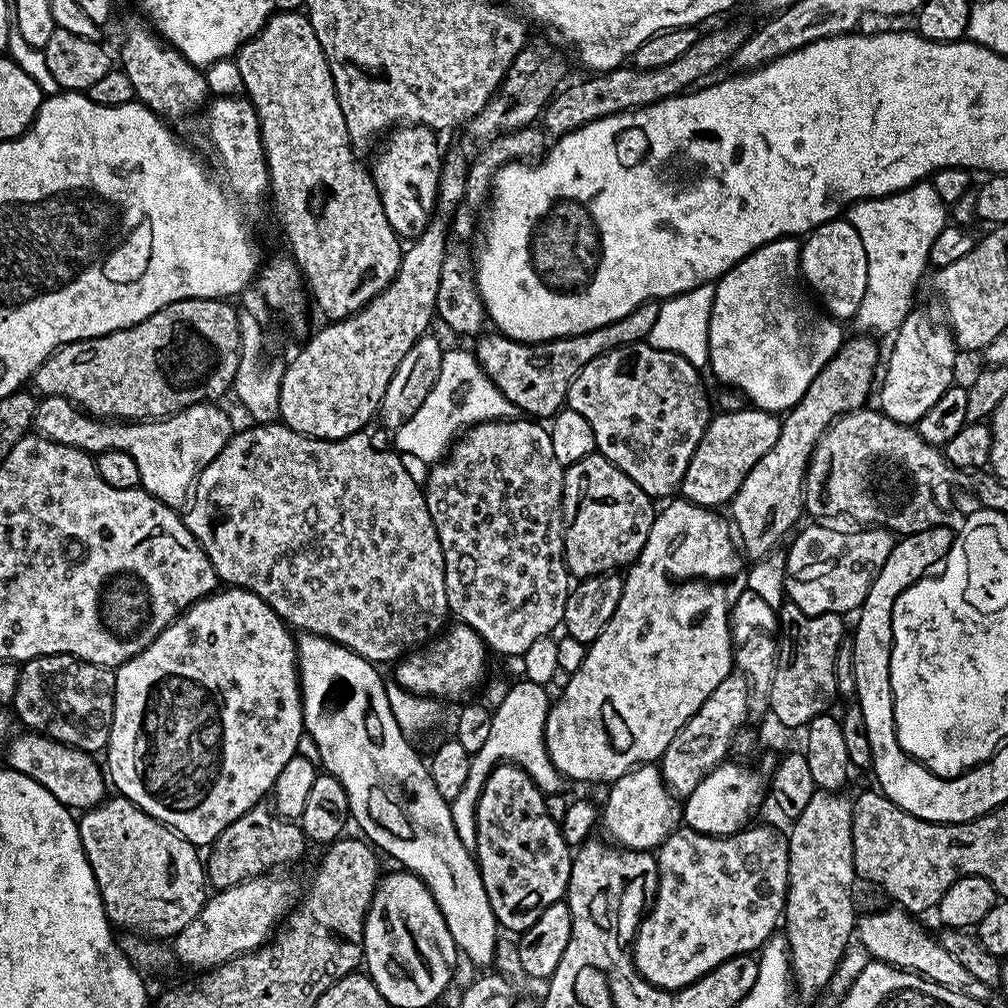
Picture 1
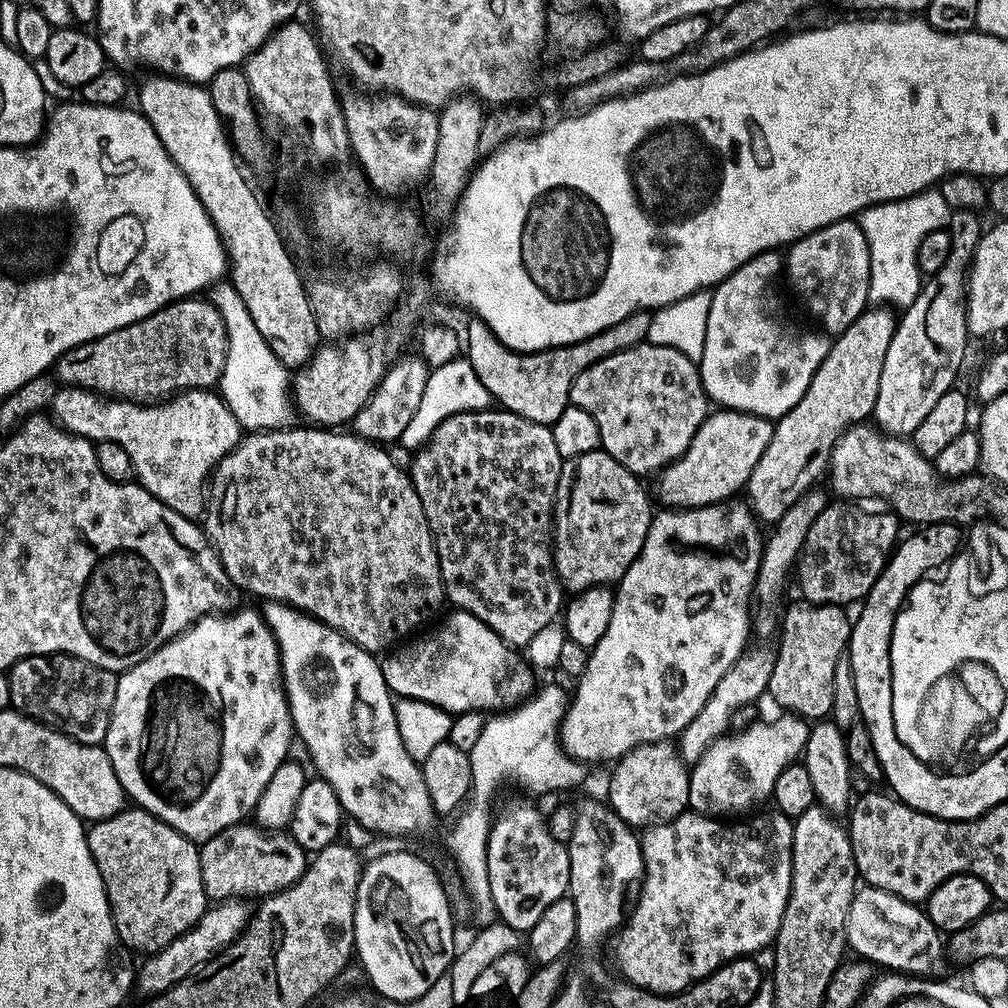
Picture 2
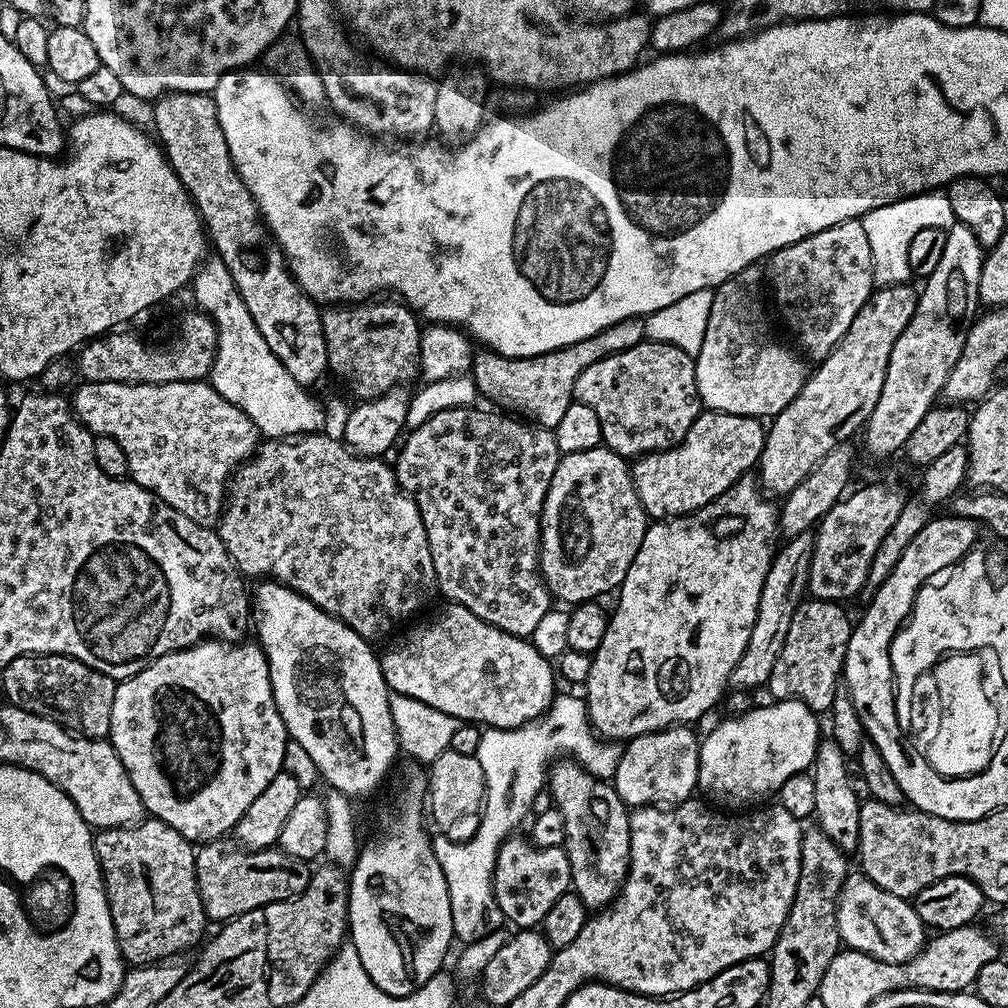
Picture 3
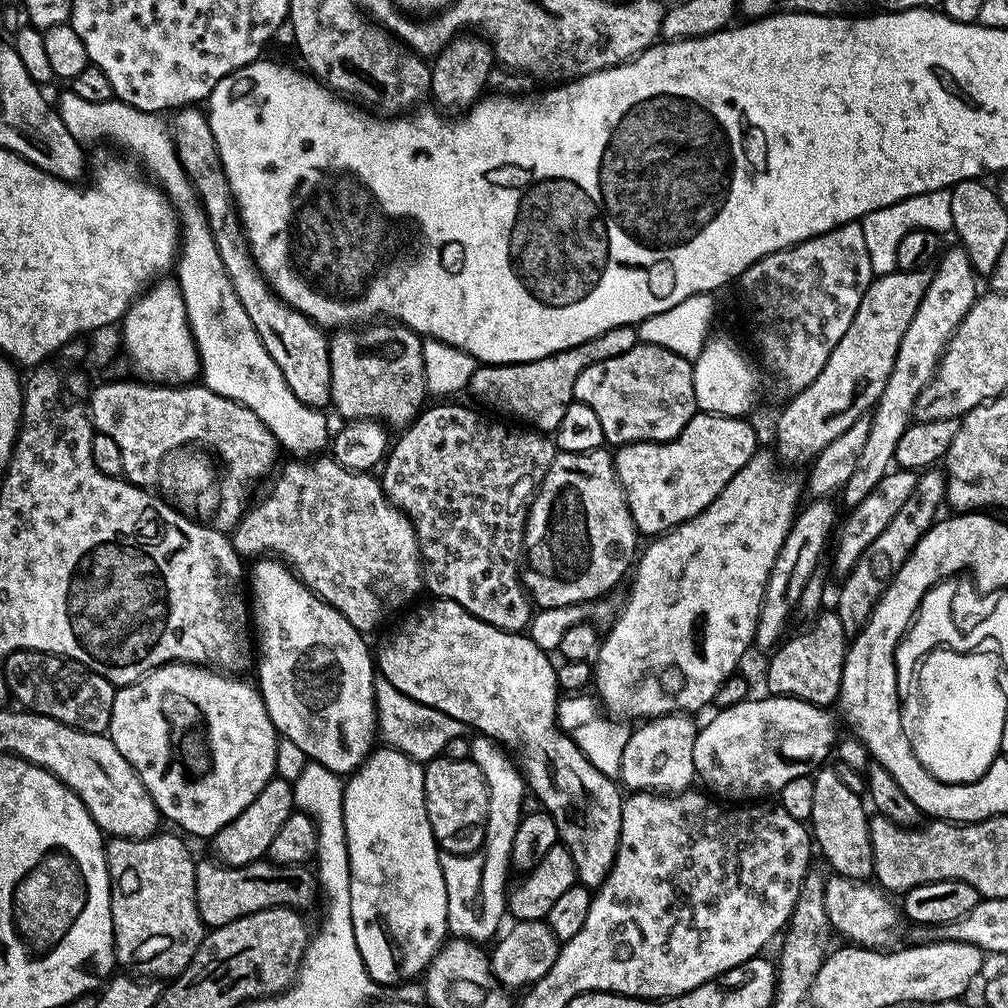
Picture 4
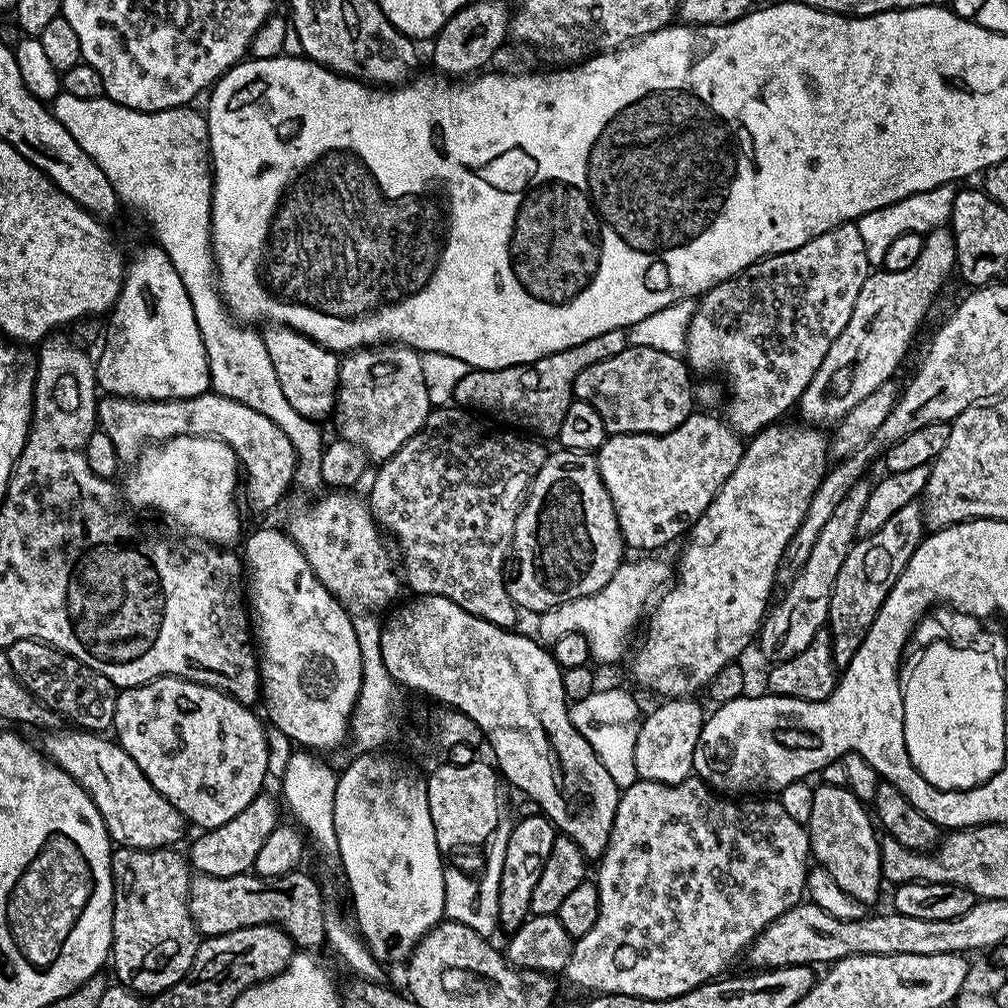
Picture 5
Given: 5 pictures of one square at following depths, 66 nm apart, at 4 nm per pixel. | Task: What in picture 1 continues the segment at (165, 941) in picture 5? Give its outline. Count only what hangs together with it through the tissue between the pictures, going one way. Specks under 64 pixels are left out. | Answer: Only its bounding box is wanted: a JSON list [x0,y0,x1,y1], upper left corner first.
[79,794,206,938]

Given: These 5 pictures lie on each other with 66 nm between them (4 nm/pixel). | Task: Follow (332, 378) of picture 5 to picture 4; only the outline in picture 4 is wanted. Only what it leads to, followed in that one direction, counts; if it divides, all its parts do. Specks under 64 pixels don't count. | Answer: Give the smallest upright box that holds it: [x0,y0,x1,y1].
[170,106,332,409]

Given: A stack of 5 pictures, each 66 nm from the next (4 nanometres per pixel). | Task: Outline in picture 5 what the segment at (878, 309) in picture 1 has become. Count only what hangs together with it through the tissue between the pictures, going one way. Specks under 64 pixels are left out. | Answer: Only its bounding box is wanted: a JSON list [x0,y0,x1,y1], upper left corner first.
[855,183,958,265]

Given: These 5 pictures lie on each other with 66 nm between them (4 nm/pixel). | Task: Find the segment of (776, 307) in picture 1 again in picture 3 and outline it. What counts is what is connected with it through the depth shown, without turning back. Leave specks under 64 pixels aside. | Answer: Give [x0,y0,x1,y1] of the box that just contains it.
[694,268,806,418]

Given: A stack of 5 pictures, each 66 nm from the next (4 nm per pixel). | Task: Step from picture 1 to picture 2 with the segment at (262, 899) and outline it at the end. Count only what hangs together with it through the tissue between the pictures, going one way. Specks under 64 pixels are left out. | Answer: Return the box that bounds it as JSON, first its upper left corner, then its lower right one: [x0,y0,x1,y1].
[134,898,250,998]

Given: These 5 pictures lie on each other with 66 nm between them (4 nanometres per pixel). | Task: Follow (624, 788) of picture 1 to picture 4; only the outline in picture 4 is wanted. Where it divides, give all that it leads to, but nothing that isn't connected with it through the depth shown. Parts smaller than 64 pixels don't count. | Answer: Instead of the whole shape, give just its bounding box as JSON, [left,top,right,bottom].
[619,712,698,794]

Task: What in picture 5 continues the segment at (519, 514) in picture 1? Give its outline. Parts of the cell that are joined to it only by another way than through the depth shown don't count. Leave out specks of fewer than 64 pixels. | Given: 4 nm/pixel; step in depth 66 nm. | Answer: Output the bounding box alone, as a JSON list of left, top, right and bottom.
[366,406,546,629]

